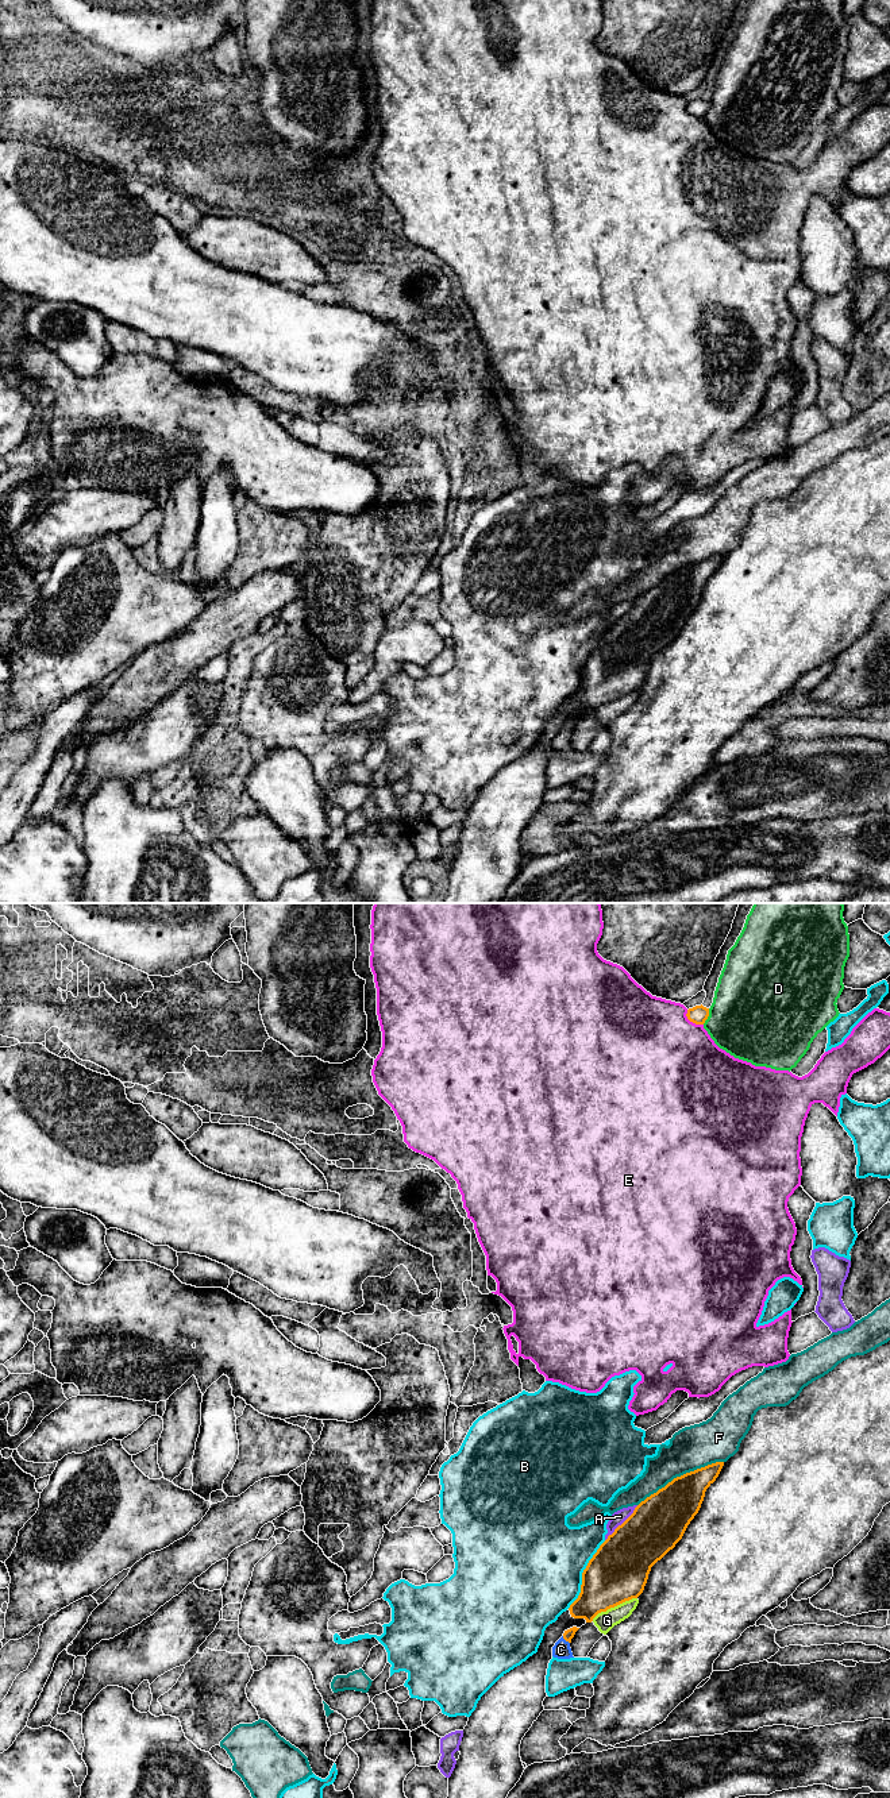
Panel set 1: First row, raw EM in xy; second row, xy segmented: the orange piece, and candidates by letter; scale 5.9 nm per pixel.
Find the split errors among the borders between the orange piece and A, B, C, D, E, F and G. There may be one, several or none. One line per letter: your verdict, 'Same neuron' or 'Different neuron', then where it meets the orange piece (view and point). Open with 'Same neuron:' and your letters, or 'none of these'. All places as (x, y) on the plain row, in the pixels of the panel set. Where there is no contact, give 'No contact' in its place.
Same neuron: C
A: Different neuron. Touches orange at xy (623, 616)
B: Different neuron. Touches orange at xy (582, 667)
C: Same neuron. Touches orange at xy (566, 733)
D: Different neuron. Touches orange at xy (708, 108)
E: Different neuron. Touches orange at xy (692, 114)
F: Different neuron. Touches orange at xy (681, 568)
G: Different neuron. Touches orange at xy (613, 699)

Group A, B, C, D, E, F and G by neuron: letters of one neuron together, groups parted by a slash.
A / B / C / D / E / F / G

